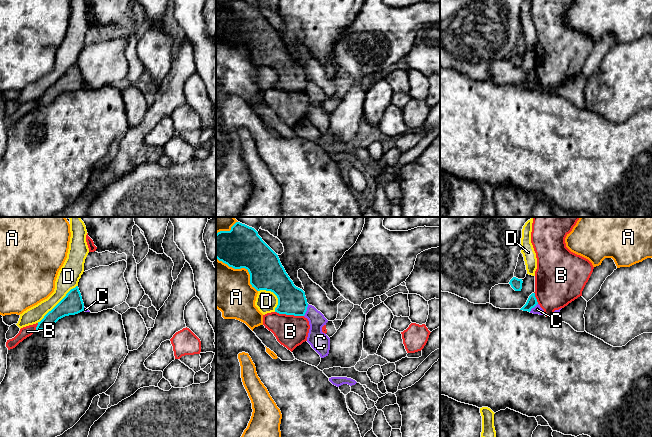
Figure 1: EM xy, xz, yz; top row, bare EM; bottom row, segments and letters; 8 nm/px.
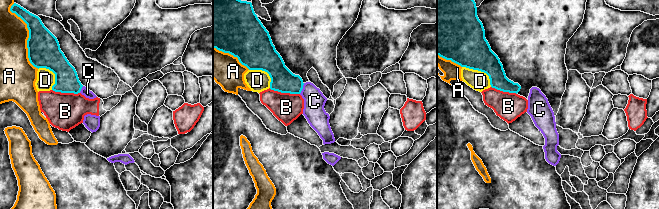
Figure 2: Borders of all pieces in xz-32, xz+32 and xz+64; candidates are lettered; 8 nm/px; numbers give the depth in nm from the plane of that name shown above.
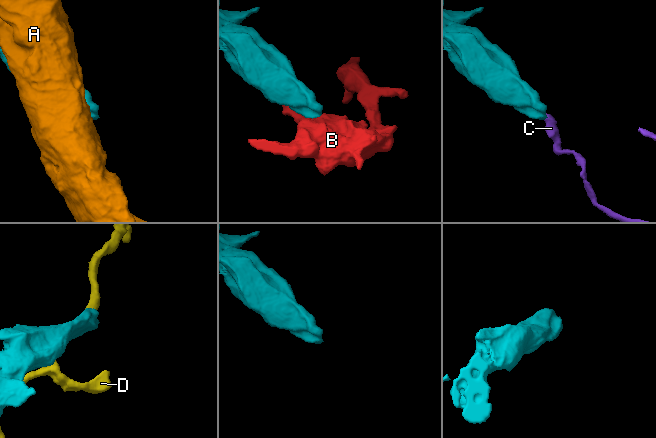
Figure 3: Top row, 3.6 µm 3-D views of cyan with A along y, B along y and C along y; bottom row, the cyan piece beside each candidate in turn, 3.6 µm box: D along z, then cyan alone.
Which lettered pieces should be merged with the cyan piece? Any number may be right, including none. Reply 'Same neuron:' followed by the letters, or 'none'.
Same neuron: none

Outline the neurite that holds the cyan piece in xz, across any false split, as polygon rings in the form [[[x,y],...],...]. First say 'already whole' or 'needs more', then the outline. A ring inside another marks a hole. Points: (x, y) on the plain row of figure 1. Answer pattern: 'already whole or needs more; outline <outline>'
already whole; outline [[[234,0],[230,7],[218,8],[216,34],[234,45],[247,45],[250,60],[257,67],[273,68],[278,74],[275,88],[305,91],[308,83],[305,68],[294,61],[278,31],[254,4],[245,0]]]

